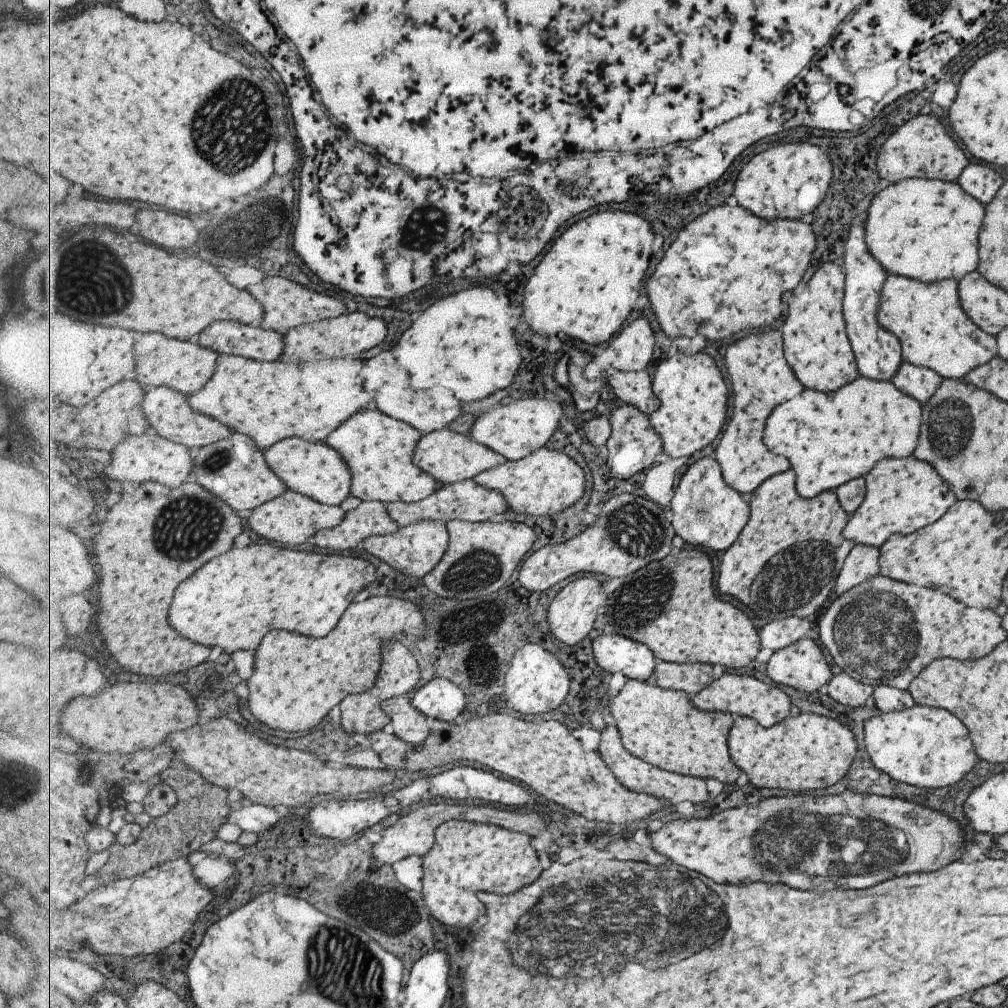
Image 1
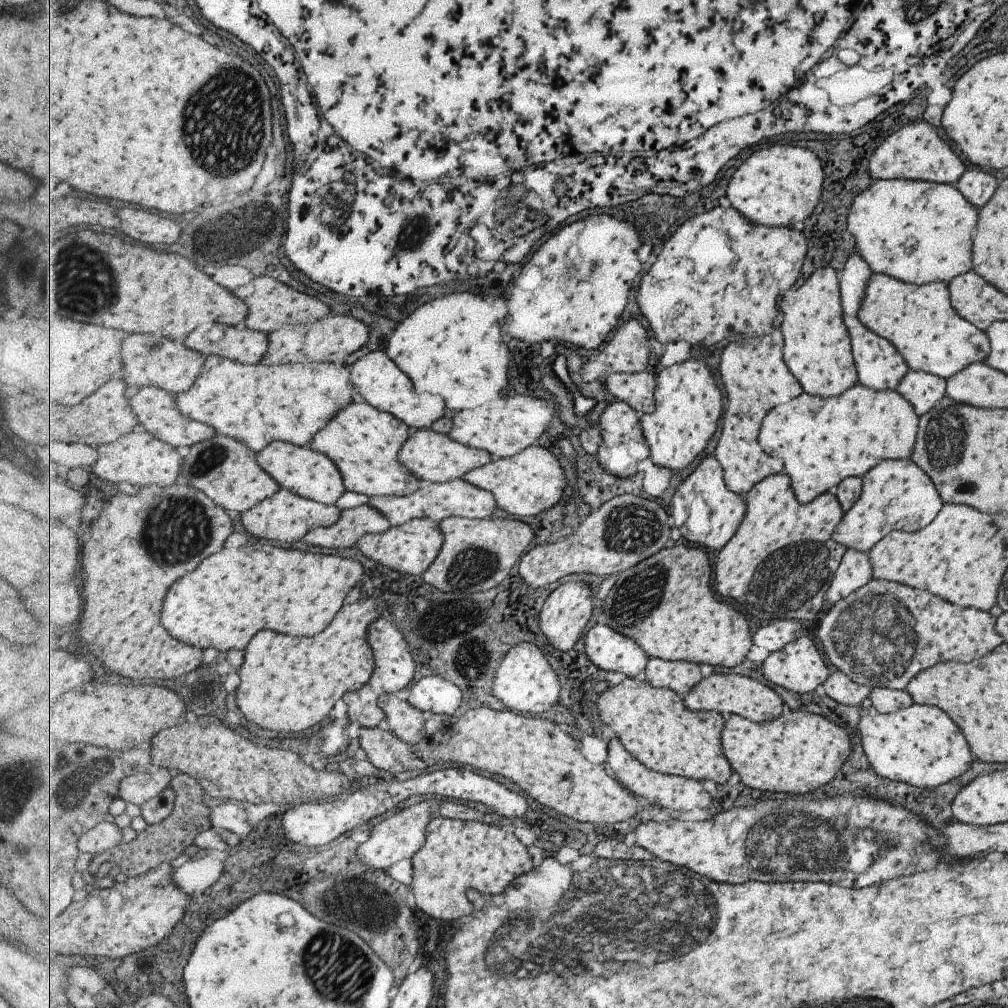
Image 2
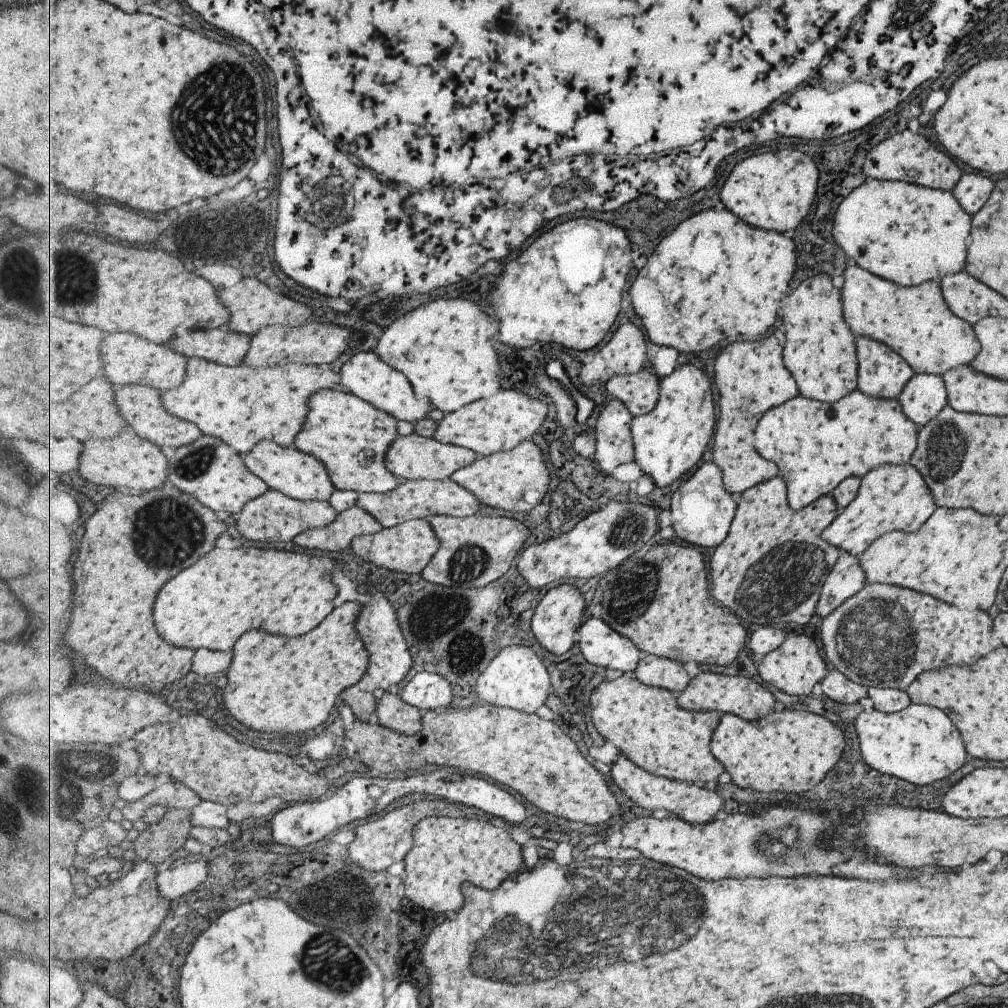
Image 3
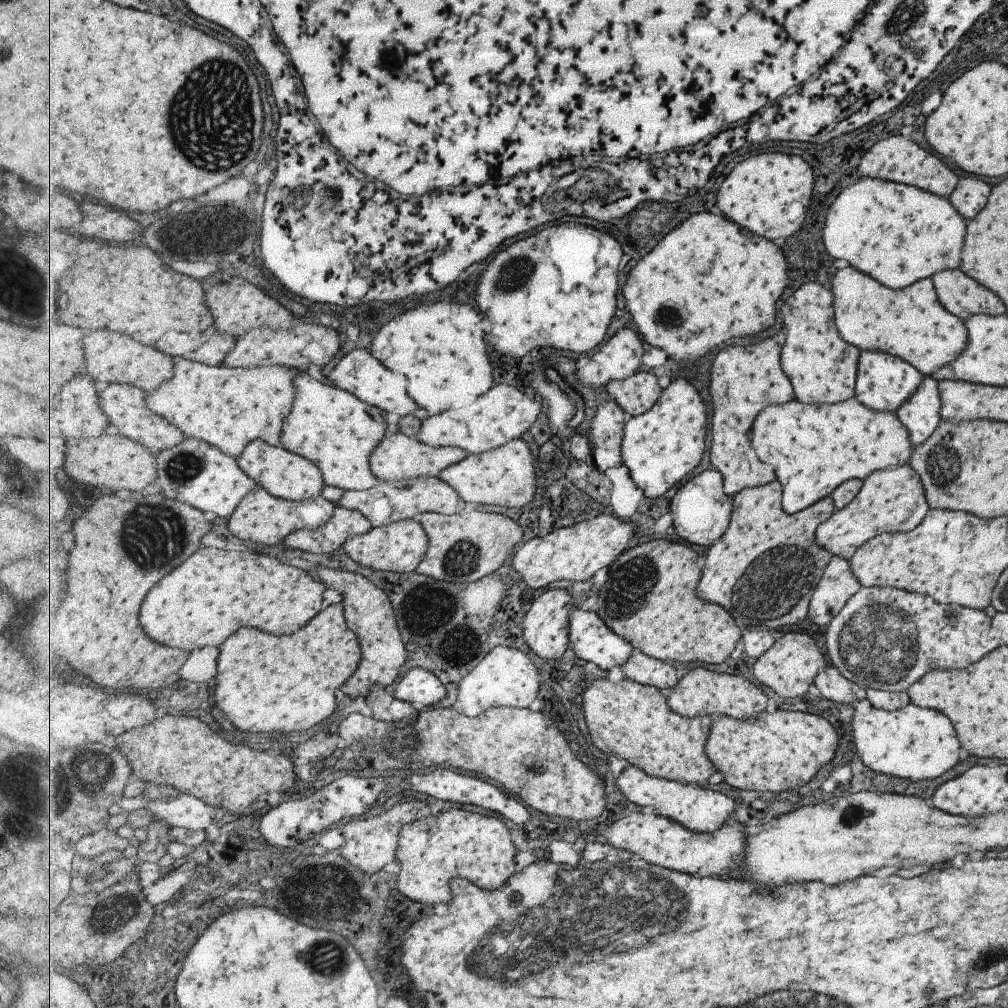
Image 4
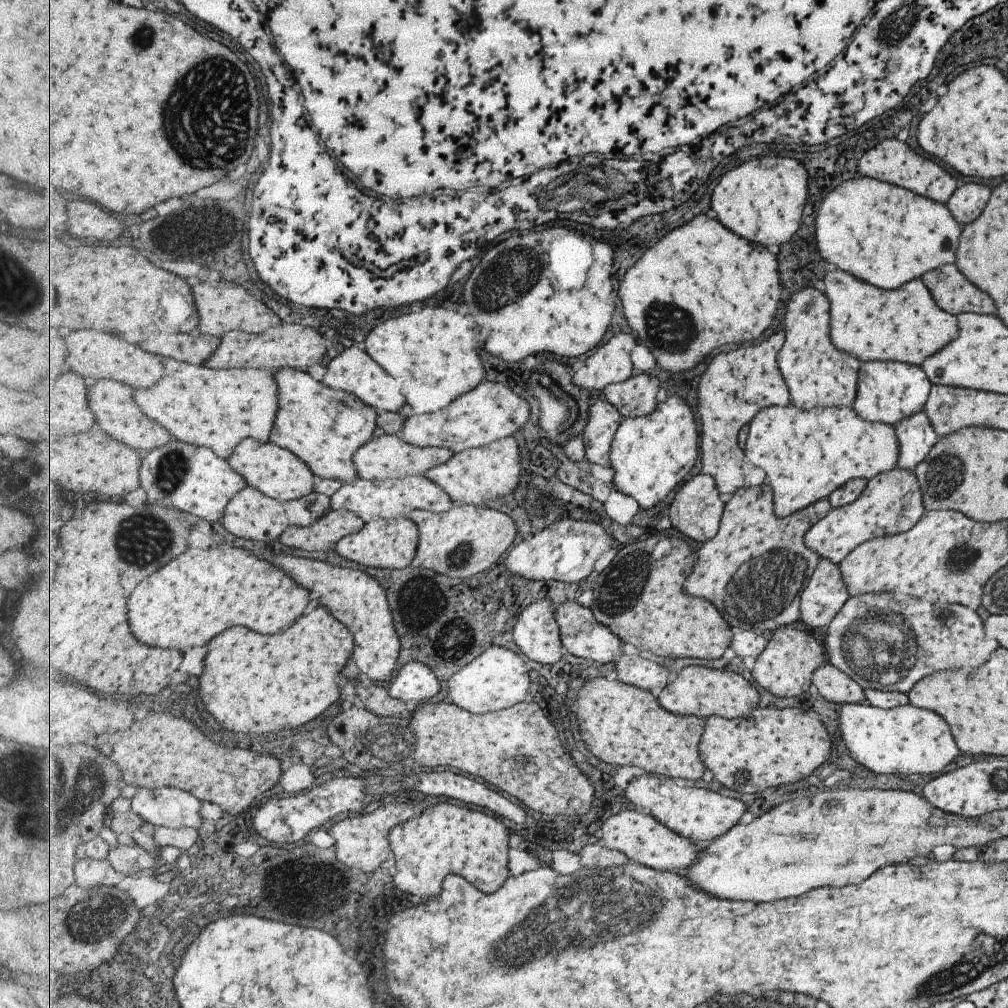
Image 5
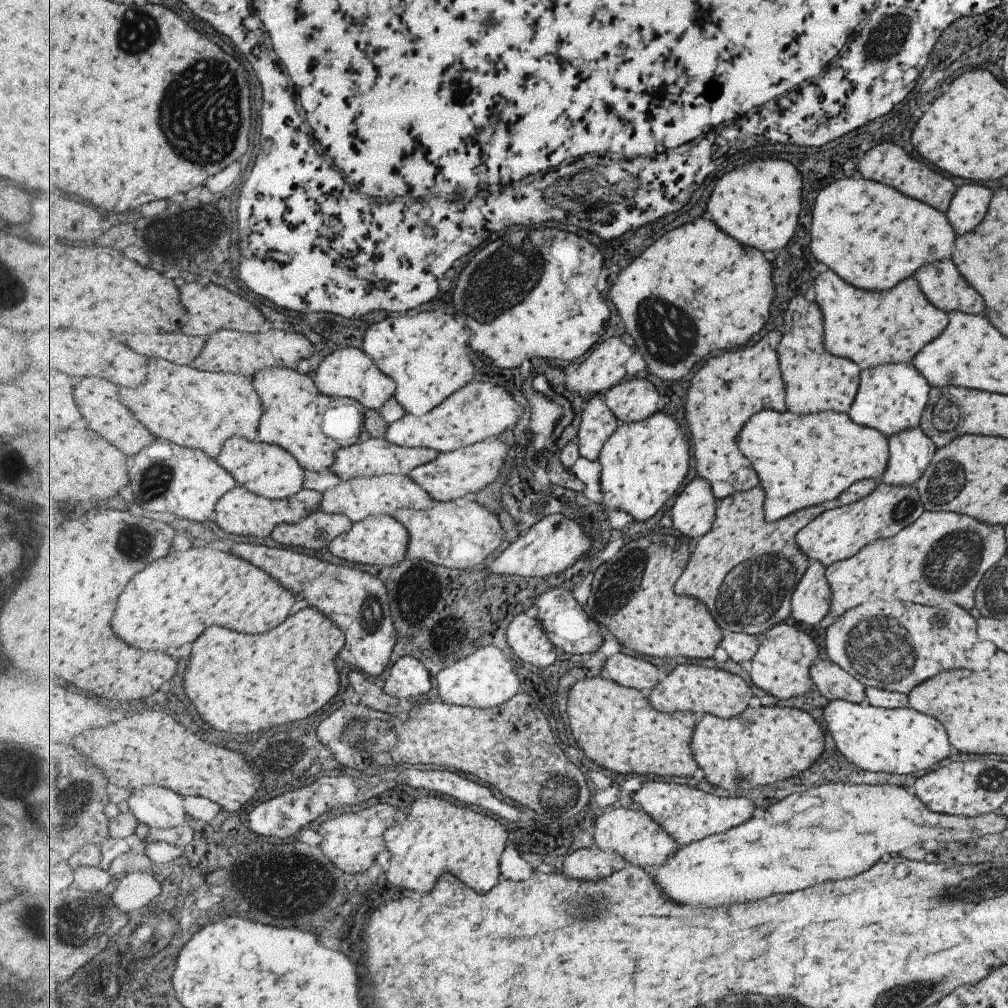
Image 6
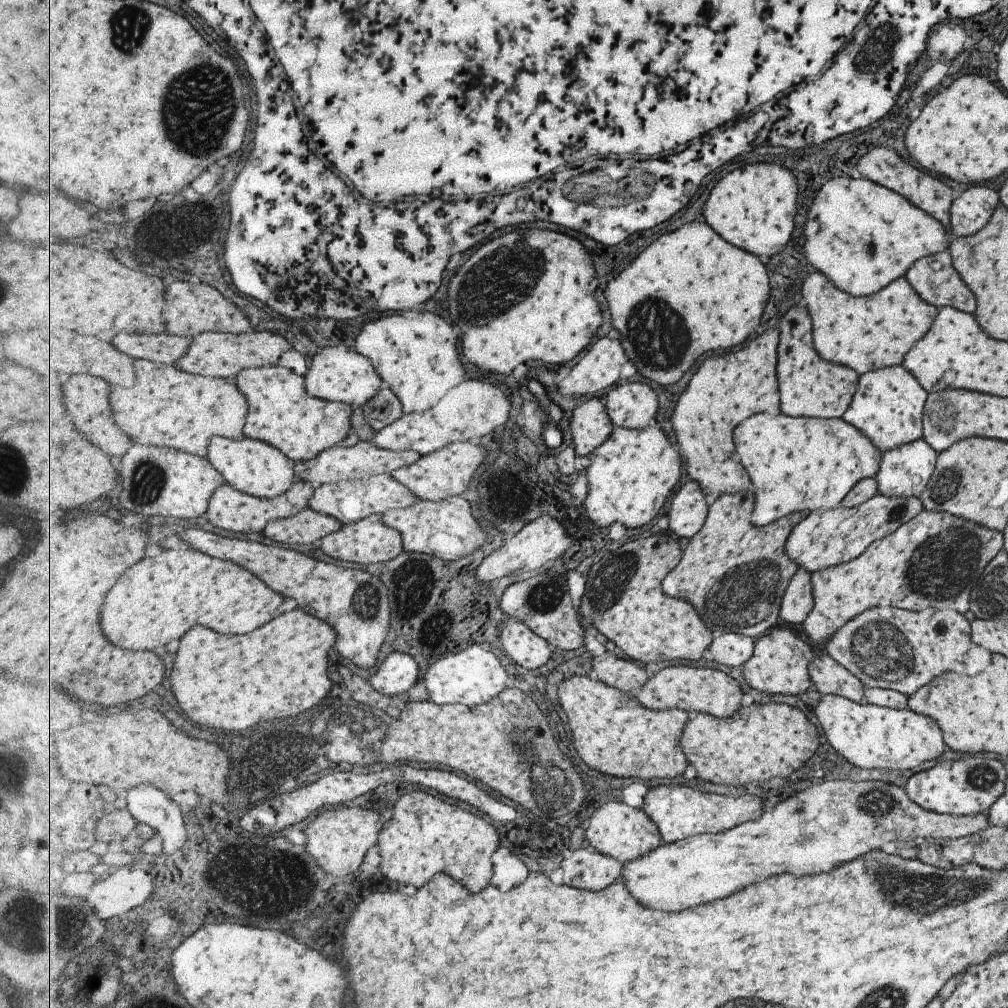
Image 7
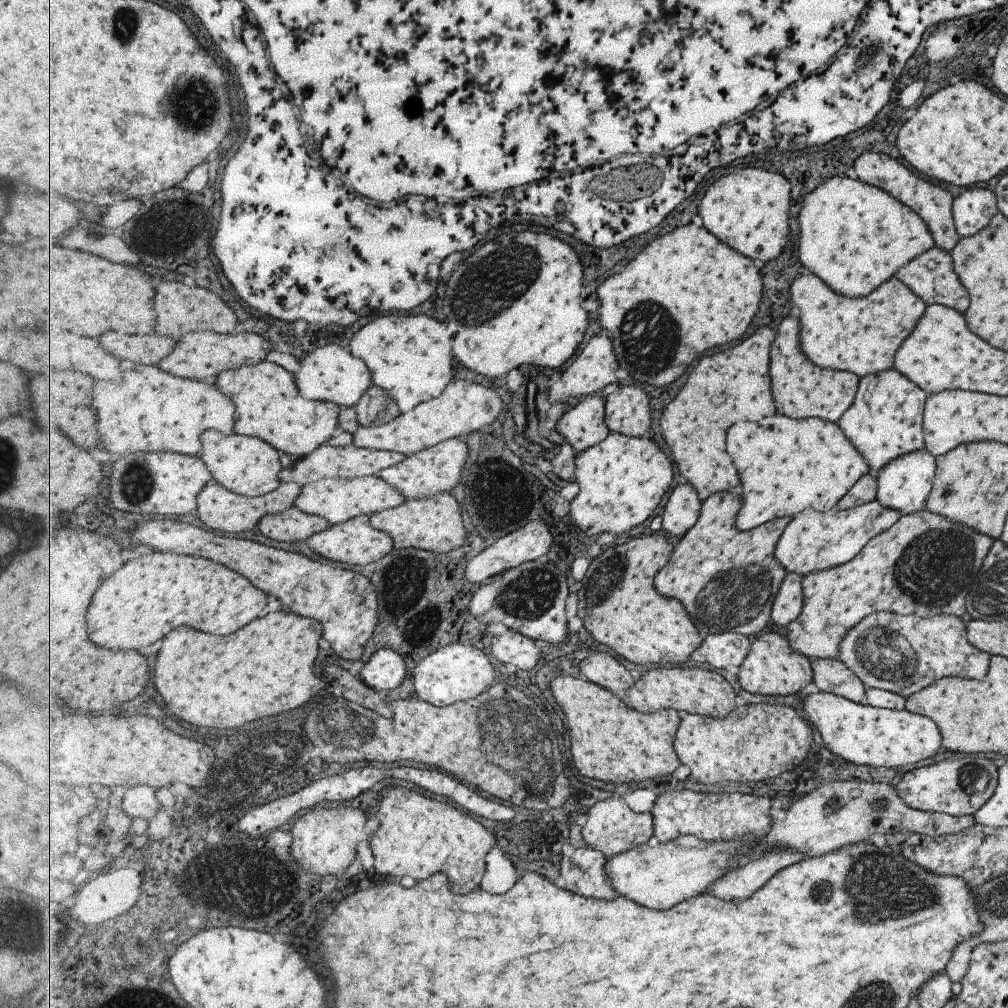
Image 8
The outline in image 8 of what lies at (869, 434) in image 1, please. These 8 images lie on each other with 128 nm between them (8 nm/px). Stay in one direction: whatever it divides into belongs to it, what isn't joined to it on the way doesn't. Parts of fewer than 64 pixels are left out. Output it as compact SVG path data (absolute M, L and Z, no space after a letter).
M771 416L763 422L739 422L727 436L727 452L743 474L743 510L739 512L737 527L748 531L774 521L776 518L794 517L807 509L826 511L835 508L837 500L853 488L859 478L870 473L870 464L858 448L843 434L842 428L815 417L793 420L787 416Z

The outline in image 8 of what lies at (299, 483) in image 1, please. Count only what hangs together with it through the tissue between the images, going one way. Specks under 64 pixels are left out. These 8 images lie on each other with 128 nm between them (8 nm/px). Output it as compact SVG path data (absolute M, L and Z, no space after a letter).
M207 430L201 434L201 446L201 458L214 475L214 482L237 494L260 497L275 492L282 485L283 466L279 450L262 438L237 433L227 436L219 431Z

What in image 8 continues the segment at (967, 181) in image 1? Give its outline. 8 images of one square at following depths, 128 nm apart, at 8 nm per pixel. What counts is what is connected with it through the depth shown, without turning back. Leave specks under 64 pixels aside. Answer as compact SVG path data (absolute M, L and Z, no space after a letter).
M967 188L952 199L952 219L958 237L973 236L997 212L994 193L985 188Z

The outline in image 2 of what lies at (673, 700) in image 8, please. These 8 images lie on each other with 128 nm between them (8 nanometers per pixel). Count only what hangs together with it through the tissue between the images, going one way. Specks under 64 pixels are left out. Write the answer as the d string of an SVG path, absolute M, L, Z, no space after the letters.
M712 674L699 682L685 696L686 706L691 711L716 711L723 716L740 715L755 723L771 722L783 714L781 696L767 684L737 674Z

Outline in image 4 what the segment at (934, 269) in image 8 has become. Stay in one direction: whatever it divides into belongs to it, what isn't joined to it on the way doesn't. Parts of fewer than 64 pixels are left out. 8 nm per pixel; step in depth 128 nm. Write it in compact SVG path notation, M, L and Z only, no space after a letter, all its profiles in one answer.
M959 269L943 270L933 274L929 280L933 282L941 306L963 321L977 312L1003 314L999 298Z

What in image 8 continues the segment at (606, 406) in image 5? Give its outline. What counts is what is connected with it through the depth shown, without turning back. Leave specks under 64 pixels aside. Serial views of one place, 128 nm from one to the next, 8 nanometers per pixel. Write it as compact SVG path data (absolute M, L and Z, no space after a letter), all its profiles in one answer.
M600 394L589 395L570 411L562 414L555 428L557 428L559 434L565 436L567 443L573 445L577 455L583 454L586 450L601 444L612 433L606 420L606 399Z

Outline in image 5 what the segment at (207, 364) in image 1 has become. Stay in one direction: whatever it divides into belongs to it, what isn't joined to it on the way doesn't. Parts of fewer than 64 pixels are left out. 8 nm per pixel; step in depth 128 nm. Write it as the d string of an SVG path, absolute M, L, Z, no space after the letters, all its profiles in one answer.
M79 330L67 336L67 364L71 366L71 370L79 376L85 378L113 378L119 382L125 382L133 388L149 388L153 386L161 376L163 376L163 358L155 356L147 350L143 350L141 346L129 344L129 342L119 342L115 336L109 334L99 334L99 332L87 332L87 330Z

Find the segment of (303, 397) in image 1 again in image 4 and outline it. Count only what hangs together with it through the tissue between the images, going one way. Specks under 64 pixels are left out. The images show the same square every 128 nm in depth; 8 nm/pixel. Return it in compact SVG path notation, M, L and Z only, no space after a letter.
M179 358L175 378L151 394L147 402L151 402L151 410L163 414L181 430L187 430L187 436L211 442L225 454L239 458L249 442L257 438L282 446L281 428L295 400L295 374L295 370L285 366L225 368Z

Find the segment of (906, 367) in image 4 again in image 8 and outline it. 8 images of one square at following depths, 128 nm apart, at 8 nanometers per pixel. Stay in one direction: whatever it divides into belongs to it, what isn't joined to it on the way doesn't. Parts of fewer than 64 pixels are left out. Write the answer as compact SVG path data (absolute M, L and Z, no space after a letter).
M885 370L862 377L851 406L837 421L847 439L870 464L875 475L887 462L924 448L922 414L926 394L897 370Z

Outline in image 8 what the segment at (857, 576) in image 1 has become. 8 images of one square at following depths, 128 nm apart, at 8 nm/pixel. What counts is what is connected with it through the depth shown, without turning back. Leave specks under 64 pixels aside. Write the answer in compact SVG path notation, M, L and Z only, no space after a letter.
M787 573L786 581L783 582L782 589L774 601L771 614L771 622L777 626L788 627L791 622L795 622L803 614L803 608L806 605L803 579L801 574Z

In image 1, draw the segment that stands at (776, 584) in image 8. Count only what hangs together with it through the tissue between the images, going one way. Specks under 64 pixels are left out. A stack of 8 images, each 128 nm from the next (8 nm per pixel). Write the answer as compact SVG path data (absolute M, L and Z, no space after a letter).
M787 470L787 474L776 474L766 480L749 497L751 518L743 530L739 540L723 553L718 567L720 592L733 596L752 610L773 612L769 618L781 620L790 616L812 618L818 616L823 602L829 600L833 580L845 564L846 557L854 548L852 540L847 540L842 532L849 524L849 515L842 509L837 495L831 491L823 491L815 497L803 498L795 484L795 472Z

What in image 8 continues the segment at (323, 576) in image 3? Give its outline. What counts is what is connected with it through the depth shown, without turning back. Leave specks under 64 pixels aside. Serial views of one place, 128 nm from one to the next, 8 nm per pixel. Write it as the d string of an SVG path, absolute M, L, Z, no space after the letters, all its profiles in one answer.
M173 552L147 554L141 556L139 560L127 562L123 570L119 570L119 574L113 574L111 578L107 578L107 582L103 582L99 594L95 594L94 601L91 603L87 624L91 626L91 640L97 646L109 650L141 650L161 640L173 628L185 624L195 630L205 630L211 634L221 634L221 636L233 634L235 630L255 620L265 610L265 606L267 606L267 594L257 590L239 572L223 564L217 564L207 558L173 554Z

